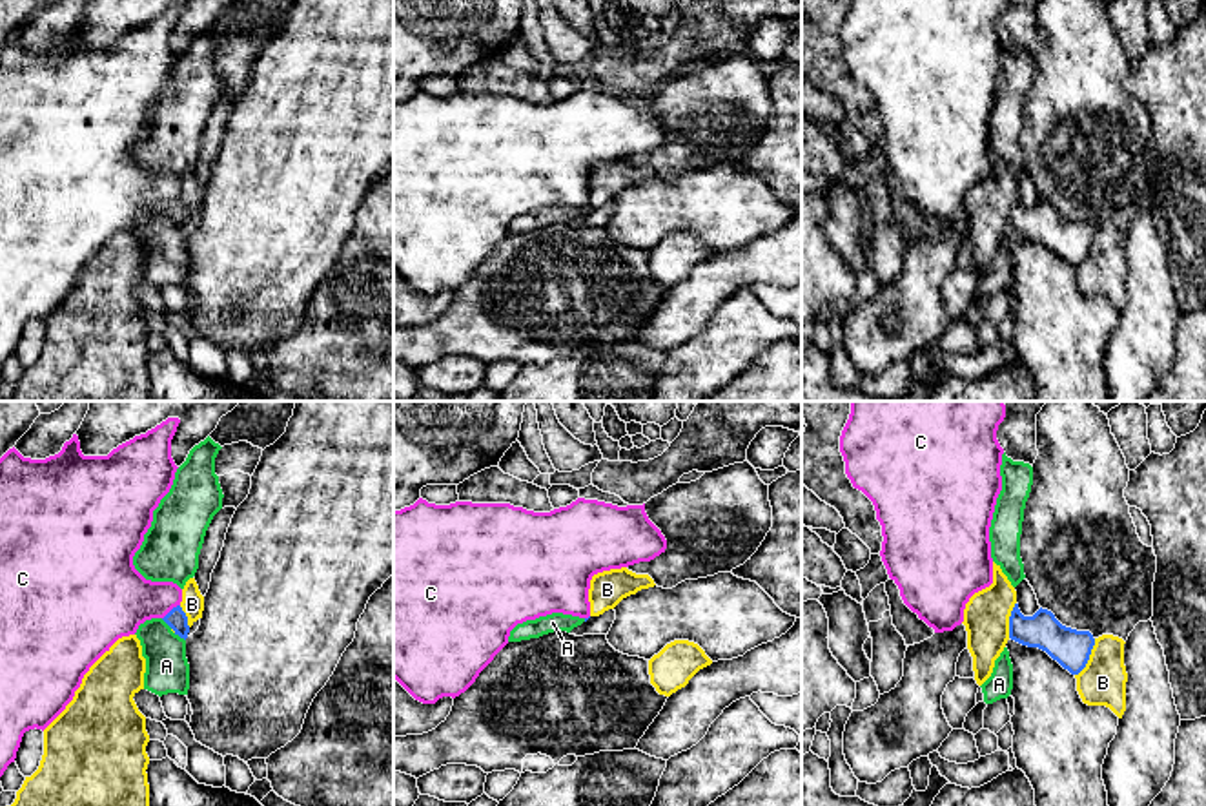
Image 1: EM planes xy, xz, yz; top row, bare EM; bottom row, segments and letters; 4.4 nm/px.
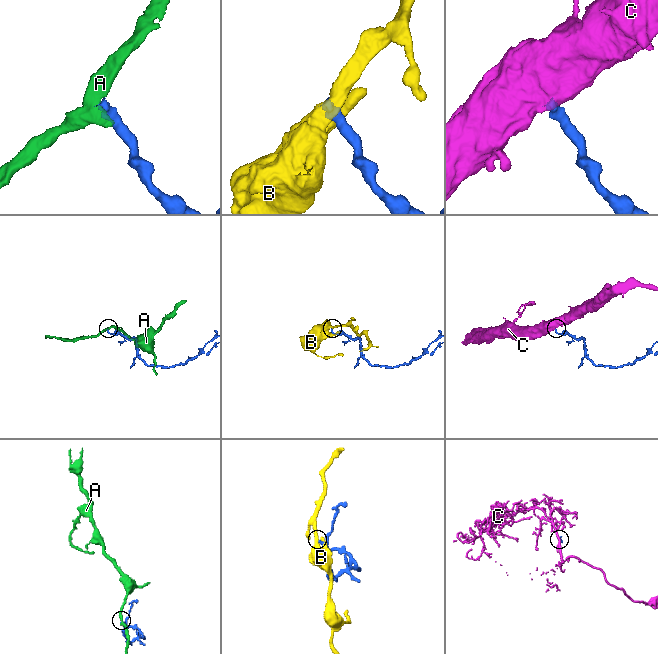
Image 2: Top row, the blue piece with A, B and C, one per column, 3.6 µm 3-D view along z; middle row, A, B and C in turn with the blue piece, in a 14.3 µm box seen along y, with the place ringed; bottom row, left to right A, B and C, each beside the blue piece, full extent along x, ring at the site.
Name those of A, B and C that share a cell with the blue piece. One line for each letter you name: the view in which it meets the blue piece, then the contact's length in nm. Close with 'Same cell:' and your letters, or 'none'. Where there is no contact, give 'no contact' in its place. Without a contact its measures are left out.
C: meets blue in xy; contact 100 nm long
Same cell: C

